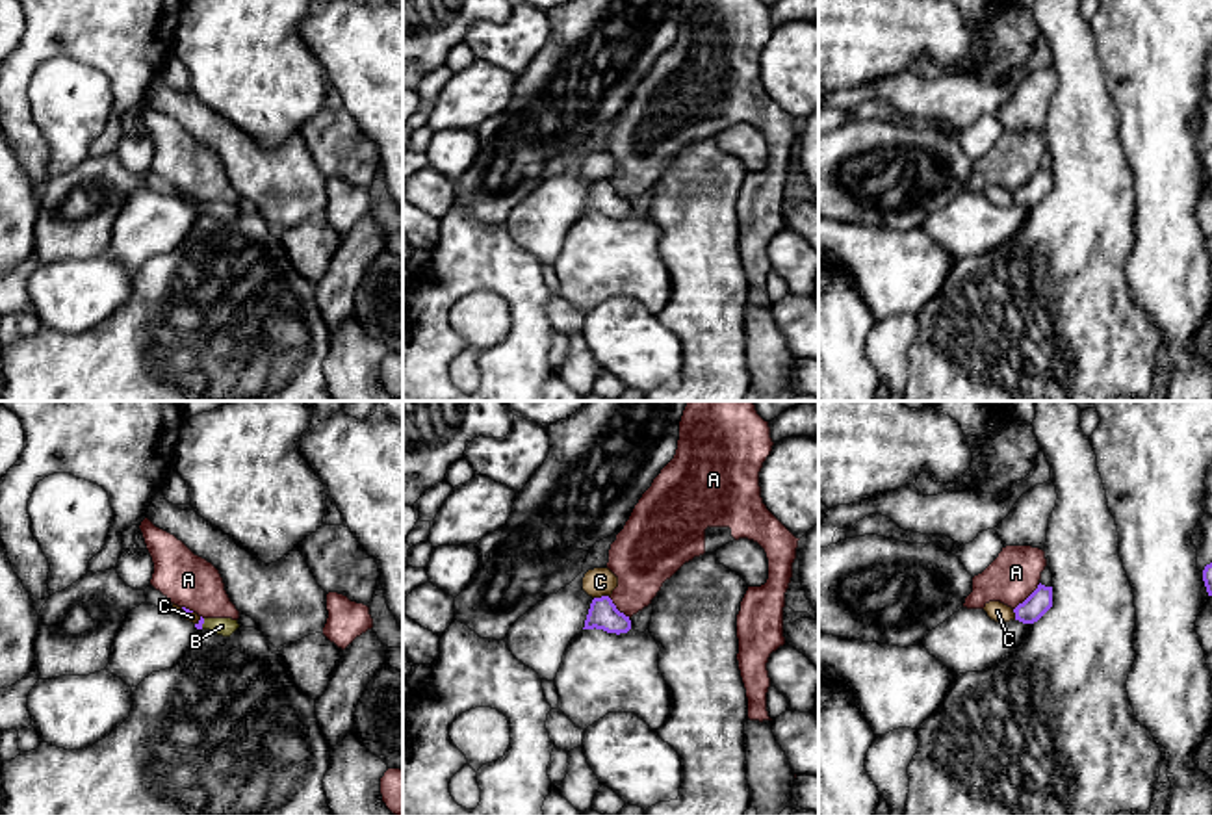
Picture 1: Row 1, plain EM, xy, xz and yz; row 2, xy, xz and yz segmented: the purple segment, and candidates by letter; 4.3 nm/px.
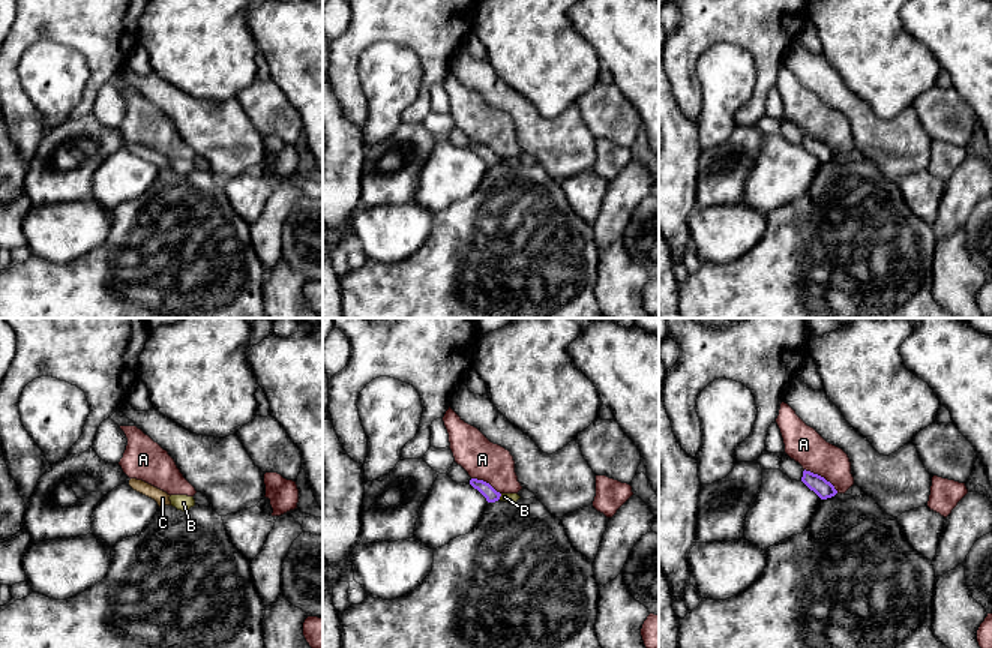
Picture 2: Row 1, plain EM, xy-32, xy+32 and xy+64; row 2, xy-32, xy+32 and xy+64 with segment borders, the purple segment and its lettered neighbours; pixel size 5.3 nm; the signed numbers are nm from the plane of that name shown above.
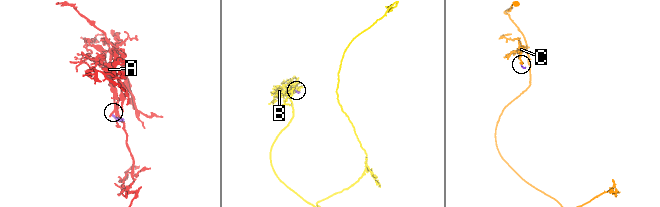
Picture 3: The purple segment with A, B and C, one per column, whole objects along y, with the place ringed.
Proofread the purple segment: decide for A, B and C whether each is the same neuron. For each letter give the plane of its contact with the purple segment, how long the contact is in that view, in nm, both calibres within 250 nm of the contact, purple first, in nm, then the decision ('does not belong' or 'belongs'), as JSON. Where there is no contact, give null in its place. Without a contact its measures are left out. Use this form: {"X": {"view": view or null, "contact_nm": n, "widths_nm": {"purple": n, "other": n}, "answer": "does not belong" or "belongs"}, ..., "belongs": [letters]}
{"A": {"view": "yz", "contact_nm": 170, "widths_nm": {"purple": 100, "other": 220}, "answer": "does not belong"}, "B": {"view": "xy", "contact_nm": 50, "widths_nm": {"purple": 30, "other": 80}, "answer": "belongs"}, "C": {"view": "xz", "contact_nm": 70, "widths_nm": {"purple": 130, "other": 130}, "answer": "does not belong"}, "belongs": ["B"]}

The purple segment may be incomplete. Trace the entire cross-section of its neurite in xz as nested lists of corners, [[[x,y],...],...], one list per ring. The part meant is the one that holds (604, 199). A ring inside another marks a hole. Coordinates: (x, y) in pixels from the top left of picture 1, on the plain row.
[[[609,180],[594,182],[583,213],[603,213],[607,217],[627,217],[631,204],[616,193]]]

